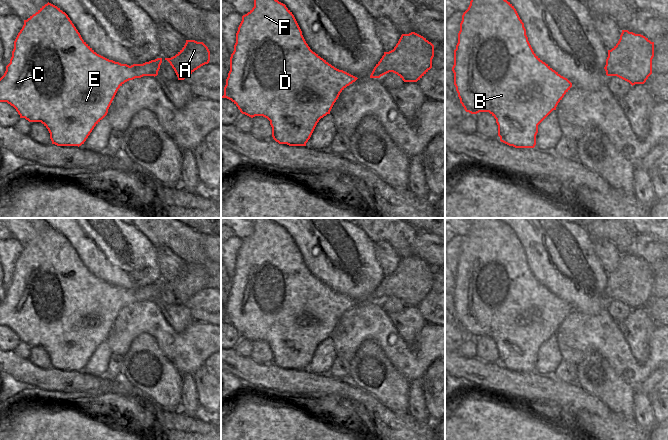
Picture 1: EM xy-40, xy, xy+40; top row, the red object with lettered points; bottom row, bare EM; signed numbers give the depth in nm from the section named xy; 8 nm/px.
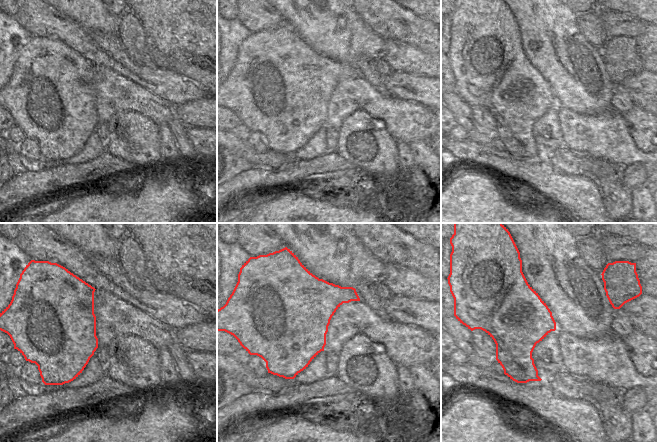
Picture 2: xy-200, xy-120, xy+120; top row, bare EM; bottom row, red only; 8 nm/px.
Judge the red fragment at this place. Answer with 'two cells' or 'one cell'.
one cell

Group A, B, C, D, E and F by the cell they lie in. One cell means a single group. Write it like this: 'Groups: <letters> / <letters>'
Groups: A B C D E F.

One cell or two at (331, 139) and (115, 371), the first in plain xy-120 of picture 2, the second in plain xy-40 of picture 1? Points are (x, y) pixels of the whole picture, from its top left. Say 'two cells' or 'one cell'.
one cell

